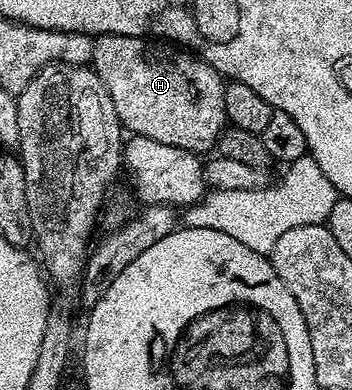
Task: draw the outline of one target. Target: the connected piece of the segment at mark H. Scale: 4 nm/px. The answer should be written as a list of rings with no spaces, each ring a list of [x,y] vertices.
[[[98,35],[93,41],[91,66],[99,81],[103,81],[107,93],[111,93],[111,105],[115,105],[115,113],[126,132],[194,153],[212,152],[216,148],[217,138],[227,126],[223,109],[226,80],[192,51],[140,35]]]

